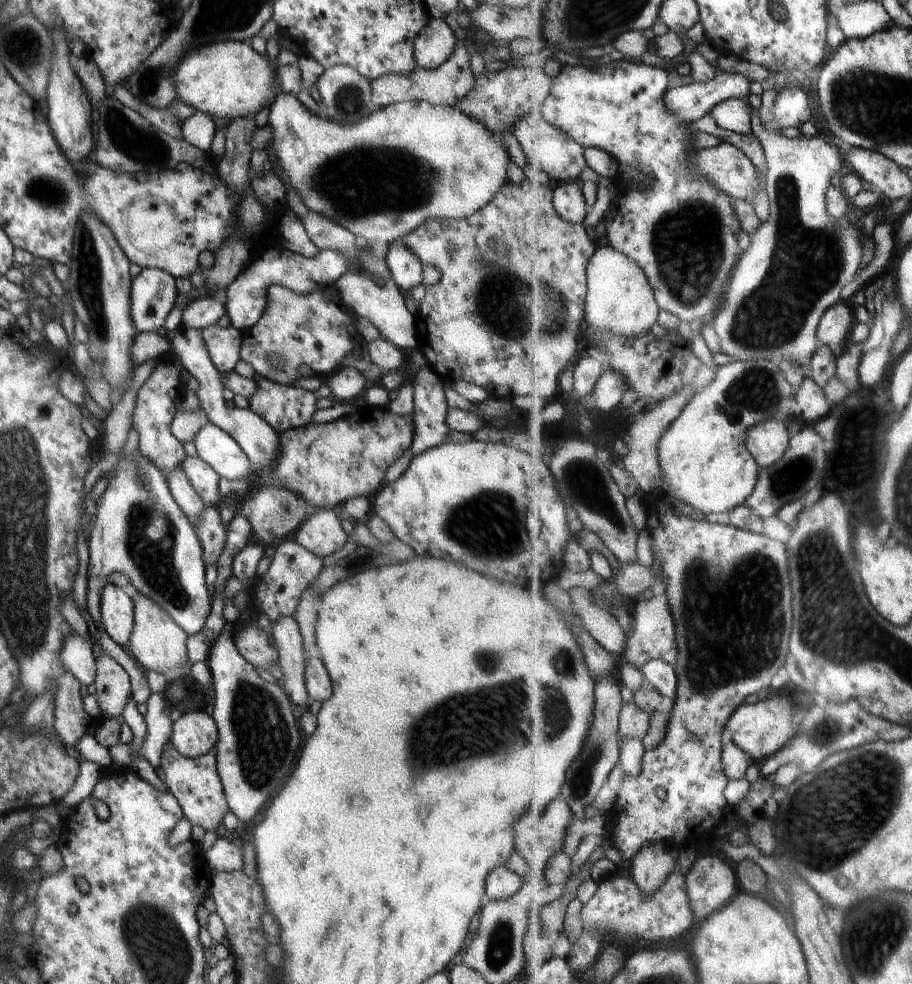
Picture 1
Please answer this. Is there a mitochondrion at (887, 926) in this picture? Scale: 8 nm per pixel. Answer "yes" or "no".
yes

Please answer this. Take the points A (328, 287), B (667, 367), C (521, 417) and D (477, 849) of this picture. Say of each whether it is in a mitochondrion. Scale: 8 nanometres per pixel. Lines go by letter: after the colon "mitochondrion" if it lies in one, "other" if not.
A: other
B: other
C: other
D: other

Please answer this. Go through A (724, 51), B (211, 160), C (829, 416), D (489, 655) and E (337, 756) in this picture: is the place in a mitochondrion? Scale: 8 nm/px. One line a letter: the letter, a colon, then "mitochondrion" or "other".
A: other
B: other
C: other
D: mitochondrion
E: other

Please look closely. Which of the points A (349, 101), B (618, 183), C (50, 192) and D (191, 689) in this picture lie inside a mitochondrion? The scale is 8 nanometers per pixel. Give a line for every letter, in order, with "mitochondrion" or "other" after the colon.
A: mitochondrion
B: other
C: mitochondrion
D: other

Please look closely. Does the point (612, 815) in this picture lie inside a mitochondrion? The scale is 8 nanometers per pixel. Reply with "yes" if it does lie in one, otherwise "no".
no

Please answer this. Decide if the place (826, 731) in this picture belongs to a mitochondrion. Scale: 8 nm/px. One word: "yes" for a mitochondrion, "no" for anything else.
yes

